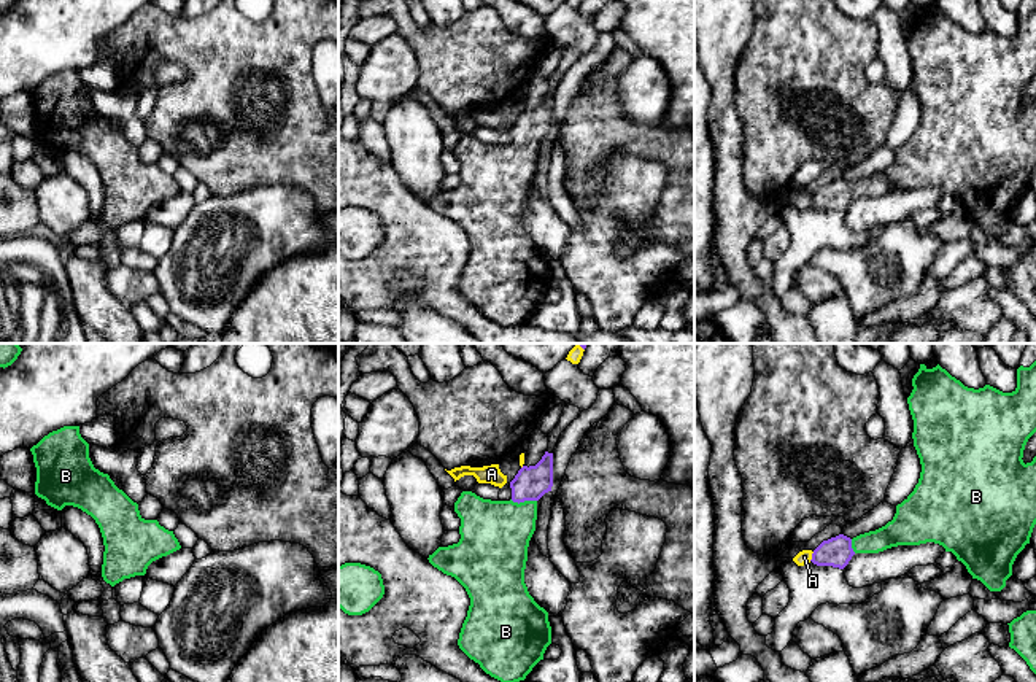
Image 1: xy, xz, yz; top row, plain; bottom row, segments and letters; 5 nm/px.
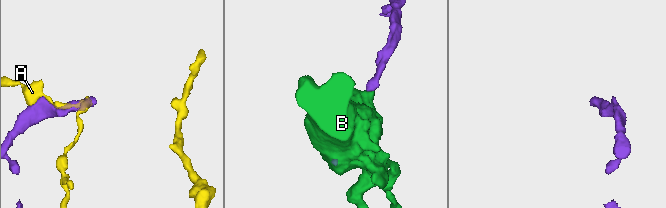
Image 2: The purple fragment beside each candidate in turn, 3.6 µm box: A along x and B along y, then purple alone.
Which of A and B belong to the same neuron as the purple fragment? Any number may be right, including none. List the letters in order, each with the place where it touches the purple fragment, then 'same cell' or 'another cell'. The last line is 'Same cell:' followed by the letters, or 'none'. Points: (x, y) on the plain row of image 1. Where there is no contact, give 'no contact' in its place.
A: yz (812, 201) | another cell
B: xz (523, 145) | same cell
Same cell: B

